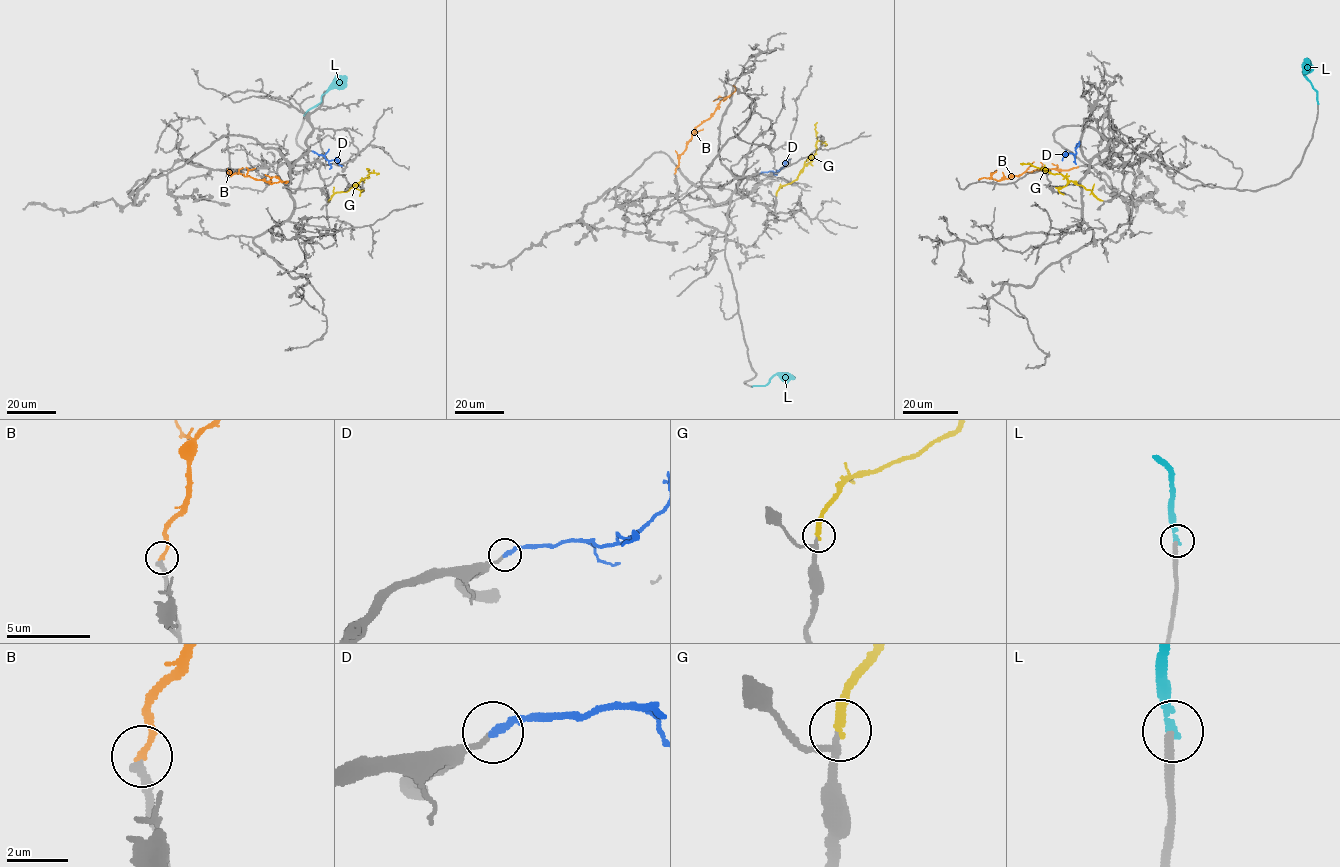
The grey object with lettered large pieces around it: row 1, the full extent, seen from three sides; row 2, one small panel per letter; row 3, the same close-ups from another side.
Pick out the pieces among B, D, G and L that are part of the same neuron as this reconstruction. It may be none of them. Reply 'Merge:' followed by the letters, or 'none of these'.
Merge: B, D, G

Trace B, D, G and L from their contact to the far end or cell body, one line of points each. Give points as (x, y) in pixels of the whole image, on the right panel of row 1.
B: (1078, 167), (1034, 170), (997, 180), (991, 177), (996, 170)
D: (1078, 143), (1076, 154), (1067, 153), (1062, 160)
G: (1102, 200), (1061, 174), (1020, 163)
L: (1318, 103), (1317, 92), (1304, 75), (1308, 59)

